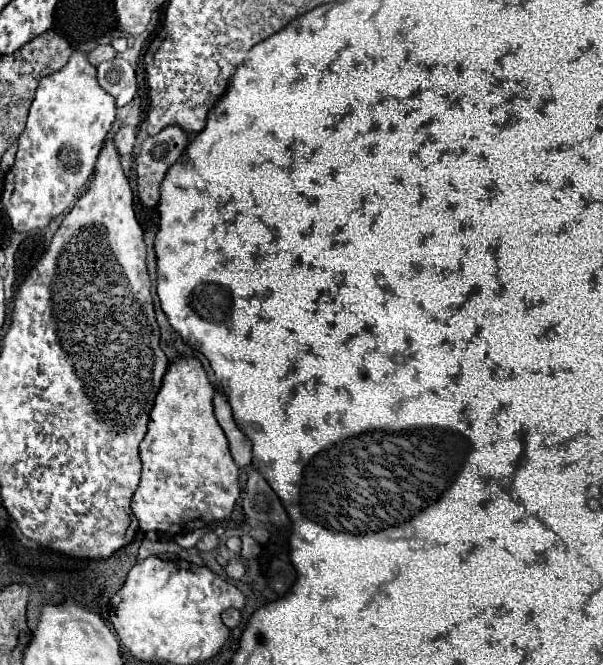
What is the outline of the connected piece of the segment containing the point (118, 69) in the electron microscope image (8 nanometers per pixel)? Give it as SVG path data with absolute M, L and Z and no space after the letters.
M115 57L111 61L105 61L101 65L97 65L97 79L99 79L99 85L115 97L115 103L117 107L123 107L127 105L135 91L137 91L137 81L135 81L135 71L133 67L121 59L121 57Z

